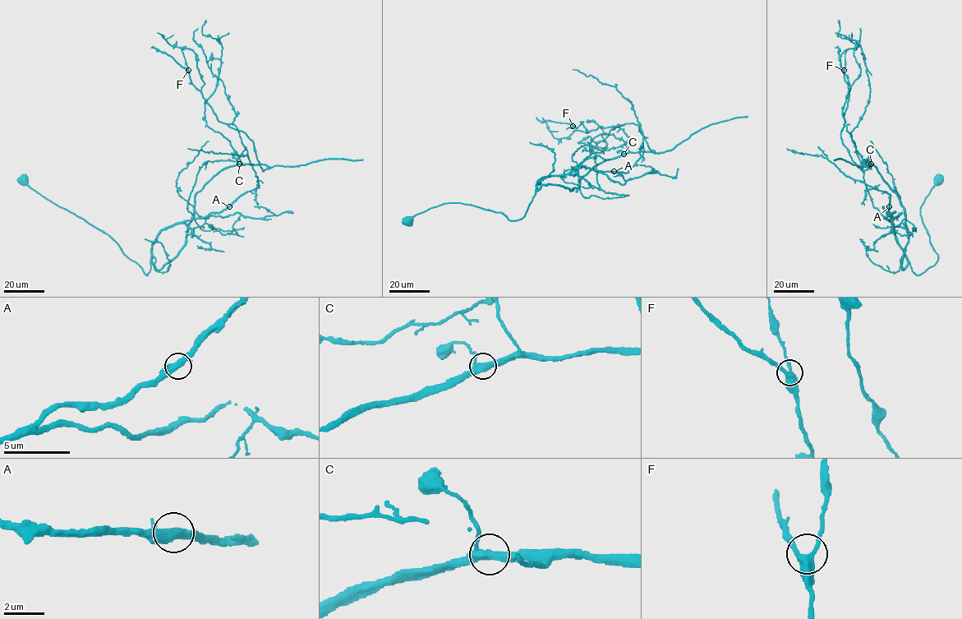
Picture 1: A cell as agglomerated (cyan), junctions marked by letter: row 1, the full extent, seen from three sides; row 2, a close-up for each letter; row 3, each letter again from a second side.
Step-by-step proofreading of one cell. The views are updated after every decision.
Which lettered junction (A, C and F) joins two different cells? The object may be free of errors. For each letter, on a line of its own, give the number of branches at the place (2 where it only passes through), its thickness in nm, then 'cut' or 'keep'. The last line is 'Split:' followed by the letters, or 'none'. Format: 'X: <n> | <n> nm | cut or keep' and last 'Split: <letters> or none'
A: 3 | 400 nm | keep
C: 3 | 400 nm | keep
F: 3 | 400 nm | keep
Split: none

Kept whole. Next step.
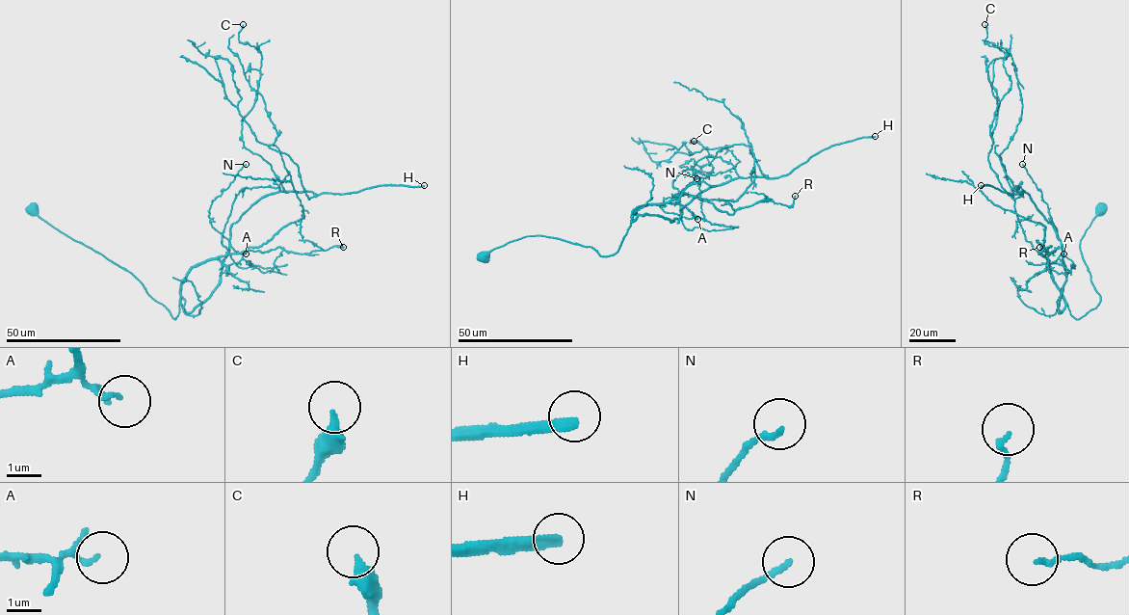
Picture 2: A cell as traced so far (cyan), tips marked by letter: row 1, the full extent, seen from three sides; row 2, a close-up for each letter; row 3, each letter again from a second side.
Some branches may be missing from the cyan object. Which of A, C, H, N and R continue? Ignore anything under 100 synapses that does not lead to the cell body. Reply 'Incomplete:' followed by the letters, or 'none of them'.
Incomplete: H

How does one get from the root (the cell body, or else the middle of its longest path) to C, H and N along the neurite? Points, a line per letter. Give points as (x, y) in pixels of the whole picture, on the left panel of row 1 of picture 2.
C: (31, 206), (174, 319), (200, 305), (230, 227), (287, 192), (242, 139), (262, 59), (243, 24)
H: (31, 206), (129, 271), (175, 319), (180, 305), (191, 312), (214, 290), (230, 227), (262, 198), (424, 185)
N: (31, 206), (129, 271), (175, 319), (180, 305), (191, 312), (219, 282), (228, 240), (209, 210), (246, 164)

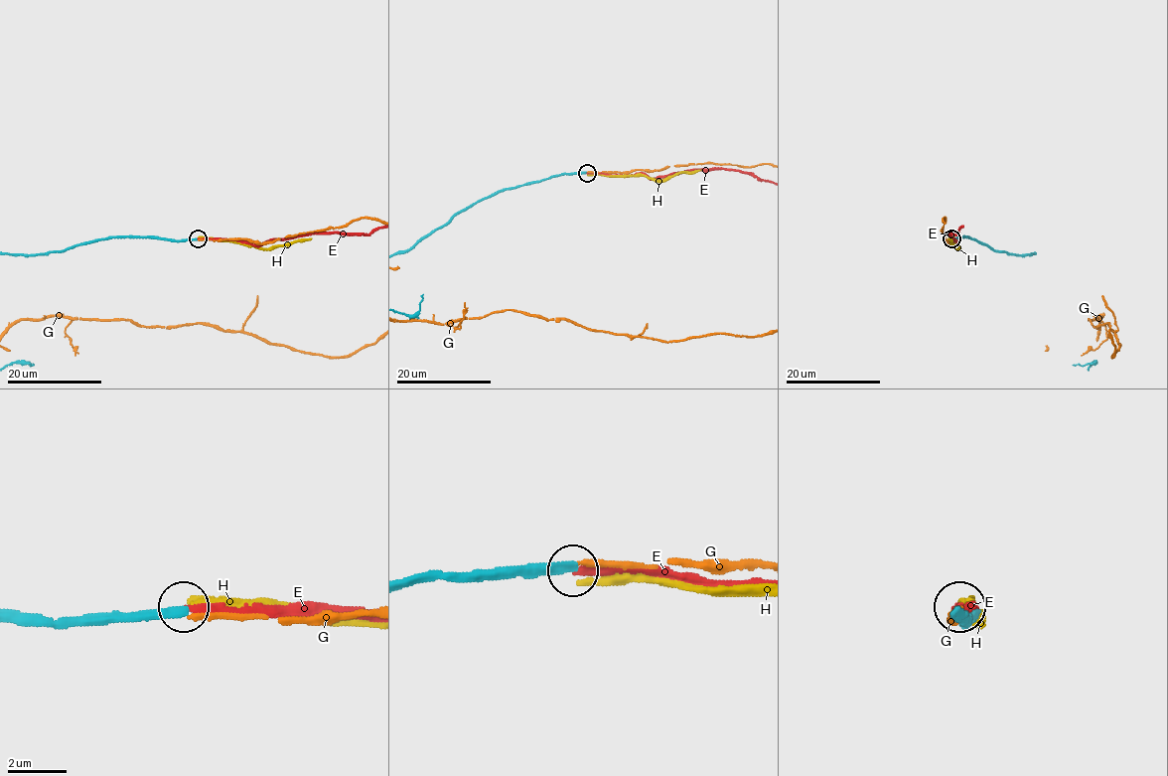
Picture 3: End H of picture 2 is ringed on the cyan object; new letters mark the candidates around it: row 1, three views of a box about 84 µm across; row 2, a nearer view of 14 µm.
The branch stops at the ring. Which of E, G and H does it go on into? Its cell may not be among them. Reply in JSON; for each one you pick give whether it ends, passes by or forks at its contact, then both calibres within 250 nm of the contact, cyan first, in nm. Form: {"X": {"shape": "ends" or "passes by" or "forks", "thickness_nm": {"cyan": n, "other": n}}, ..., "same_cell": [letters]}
{"E": {"shape": "ends", "thickness_nm": {"cyan": 300, "other": 320}}, "same_cell": ["E"]}

